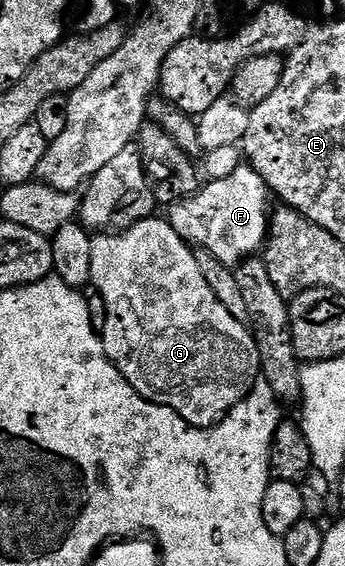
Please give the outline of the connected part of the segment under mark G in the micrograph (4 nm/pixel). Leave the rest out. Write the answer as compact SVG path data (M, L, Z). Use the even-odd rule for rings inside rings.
M153 215L146 221L132 225L129 229L93 236L92 285L100 292L100 297L104 300L105 307L108 308L108 322L105 323L104 329L102 325L104 350L108 360L127 379L130 387L134 387L134 391L138 391L138 395L142 395L147 401L156 402L157 405L169 405L182 419L186 419L186 423L190 423L196 429L209 430L213 425L220 424L224 409L228 409L228 405L239 403L240 397L244 397L244 389L248 389L248 385L252 385L252 377L257 377L261 373L260 352L251 328L245 322L234 319L234 315L230 315L230 311L226 311L226 307L222 307L222 303L218 299L218 295L214 295L210 283L206 283L206 278L202 275L202 267L198 267L198 259L193 246L180 238L178 231L174 231L174 227L167 219L160 218L159 221L158 218L159 216Z

